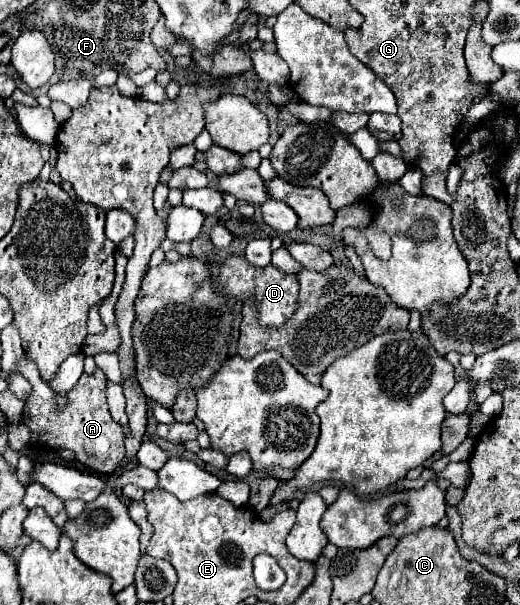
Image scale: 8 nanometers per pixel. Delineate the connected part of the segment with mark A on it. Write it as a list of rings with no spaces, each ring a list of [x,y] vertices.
[[[25,354],[19,360],[19,372],[33,386],[33,392],[23,408],[23,424],[27,424],[31,430],[33,445],[41,442],[55,450],[65,450],[65,448],[73,450],[83,466],[89,466],[93,472],[99,474],[111,474],[115,472],[115,468],[121,466],[125,458],[125,434],[123,434],[123,426],[117,424],[109,414],[105,402],[107,376],[101,368],[95,368],[93,374],[83,372],[79,382],[65,394],[67,404],[61,408],[57,406],[57,392],[53,392],[49,384],[41,380],[37,372],[37,364],[33,364],[33,360],[29,360],[29,356]]]

